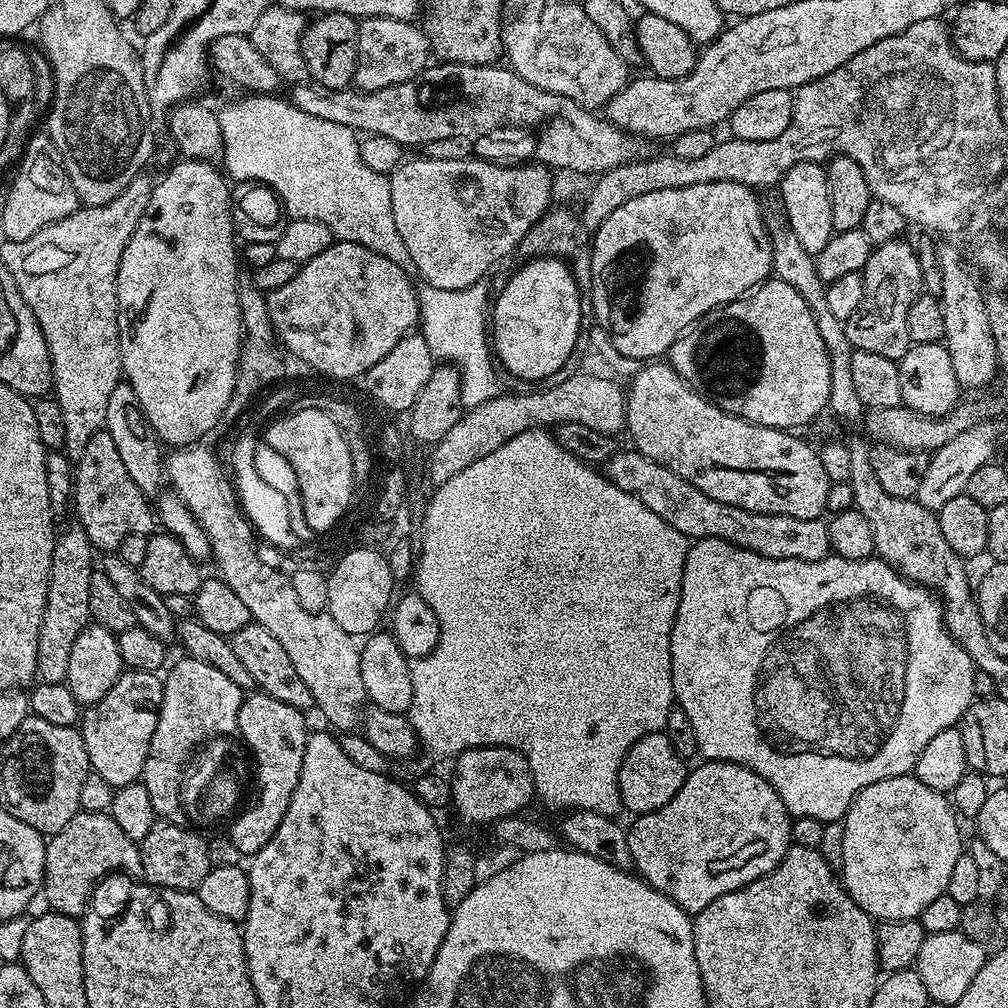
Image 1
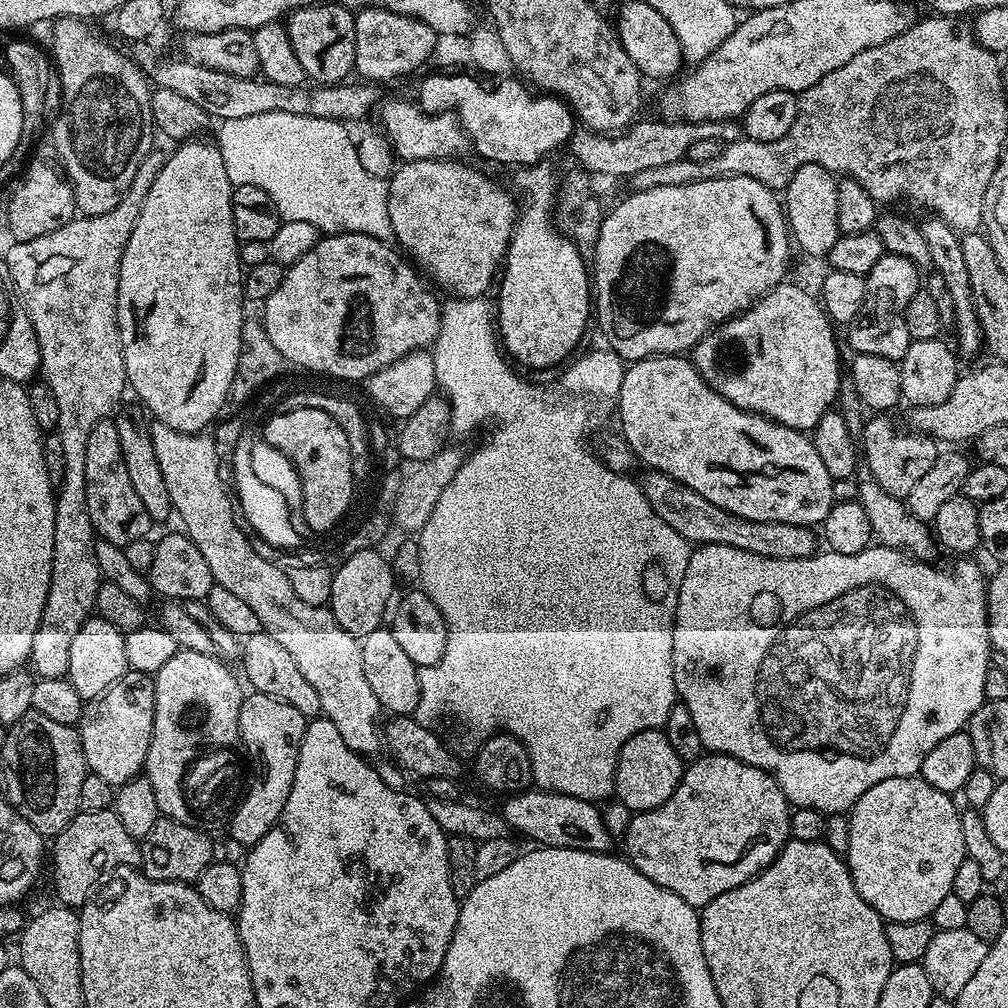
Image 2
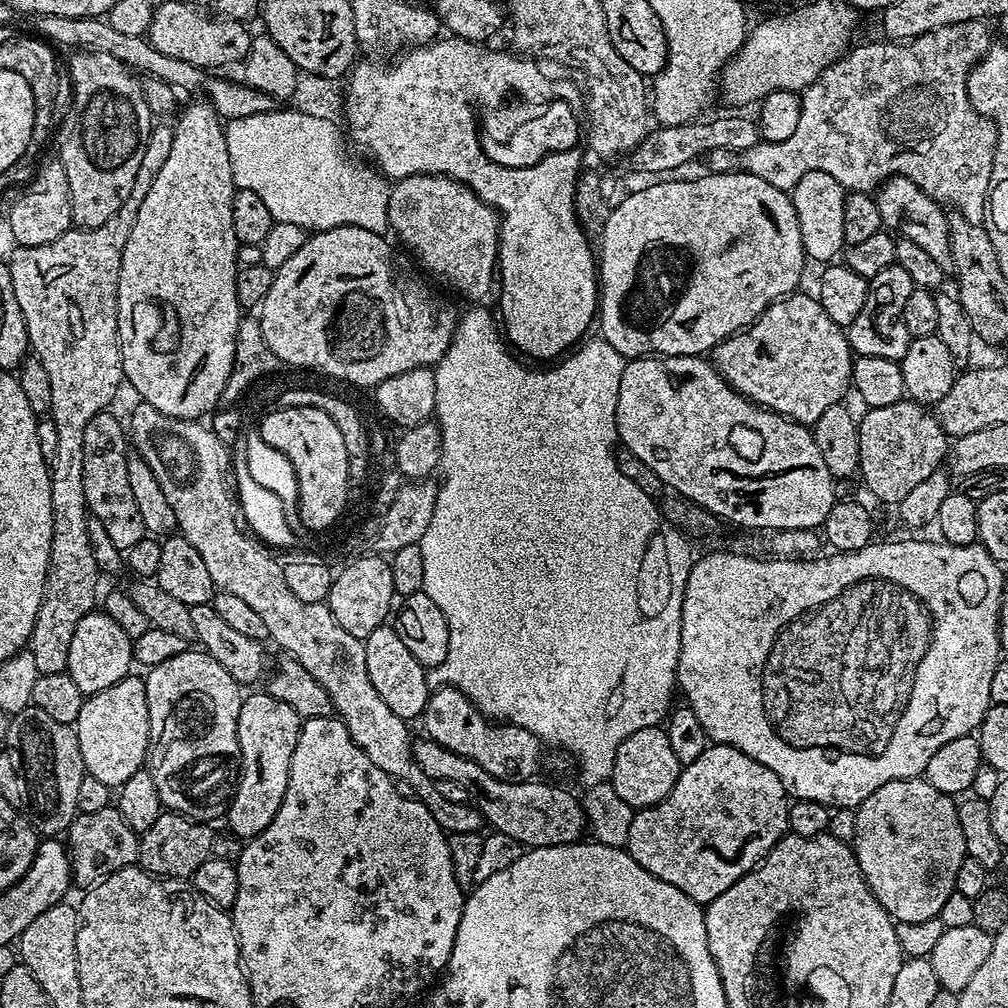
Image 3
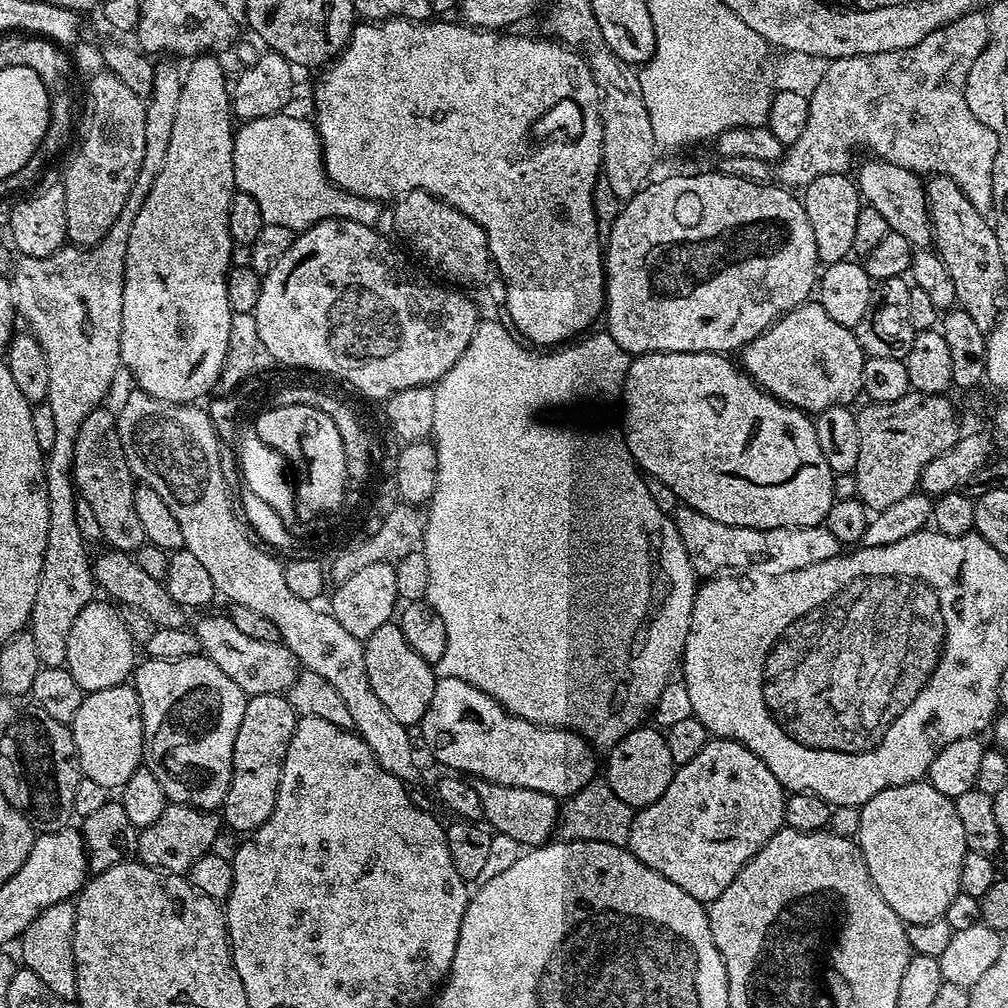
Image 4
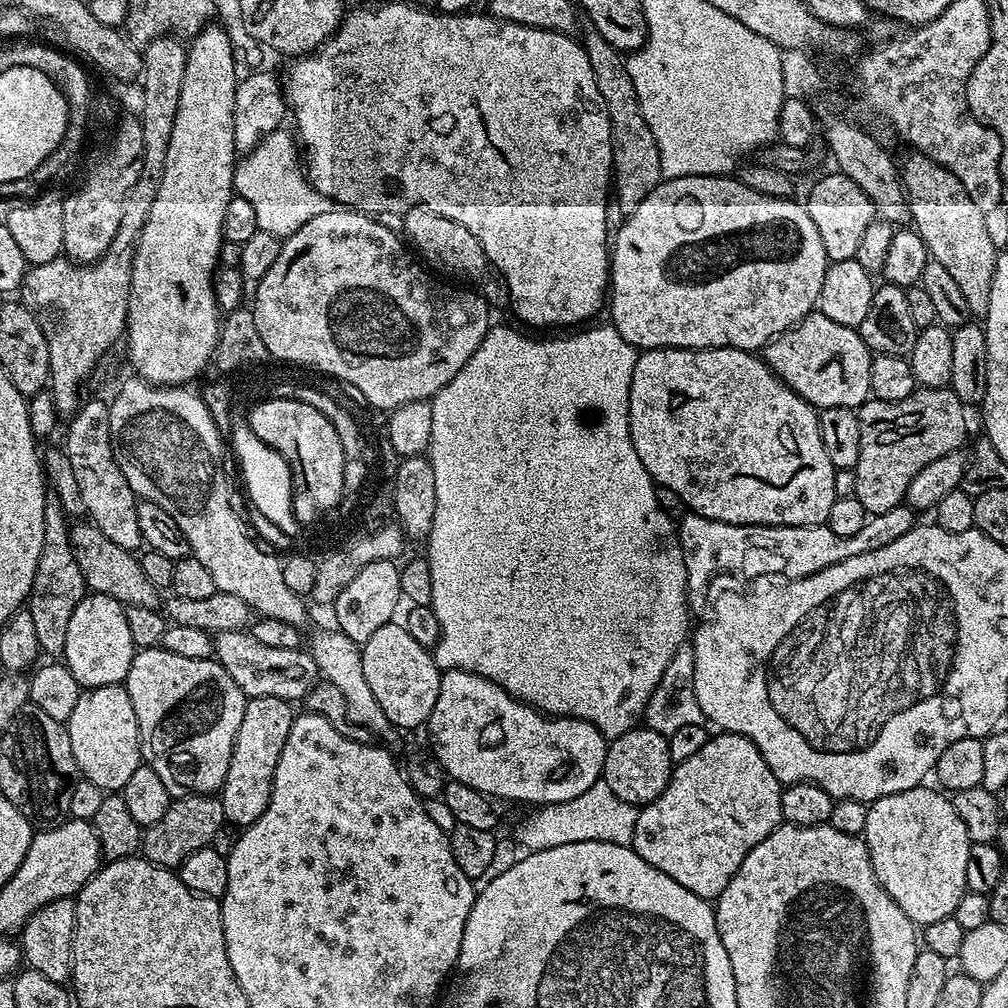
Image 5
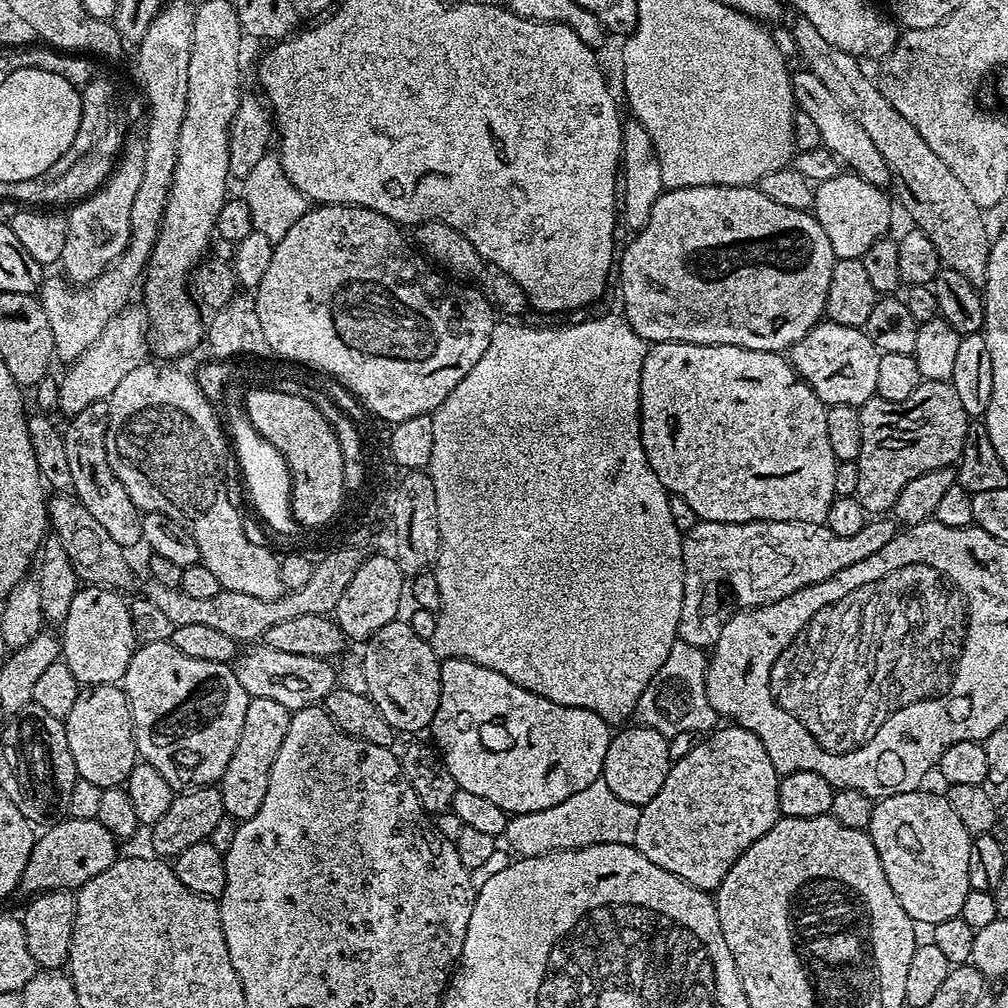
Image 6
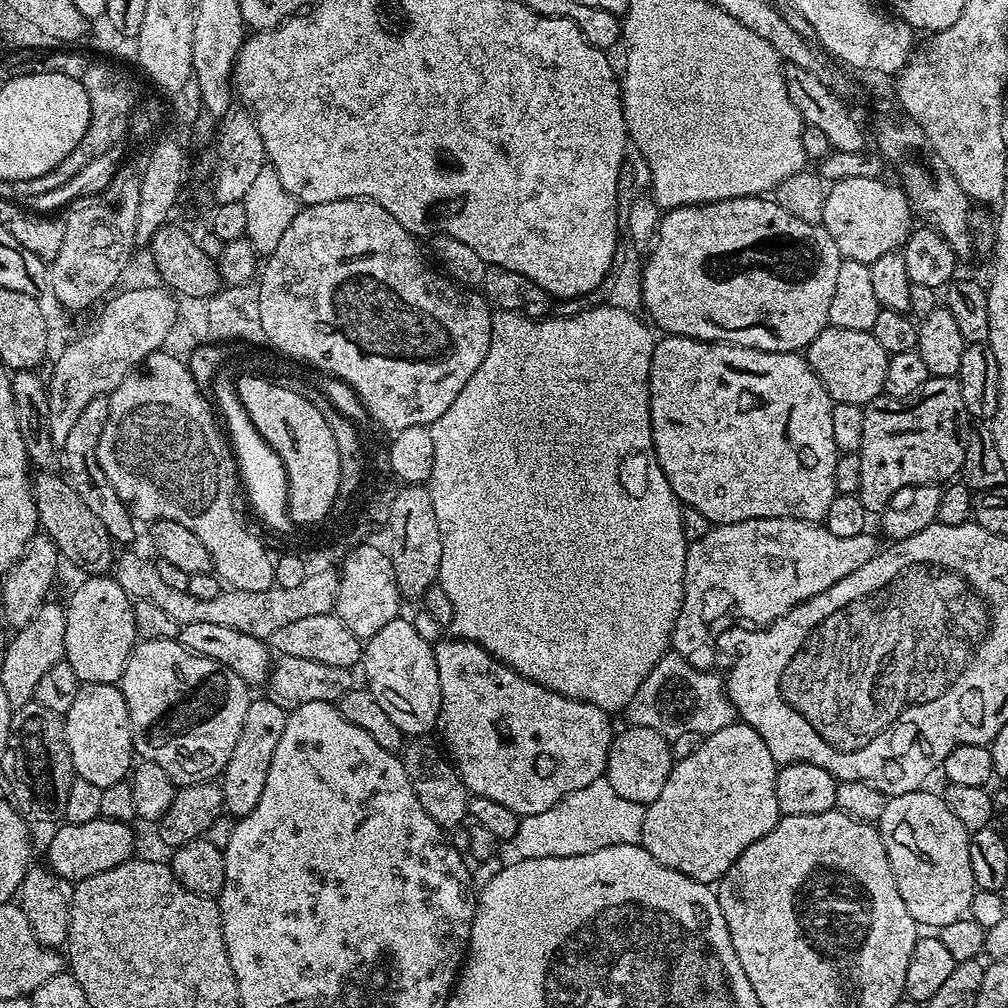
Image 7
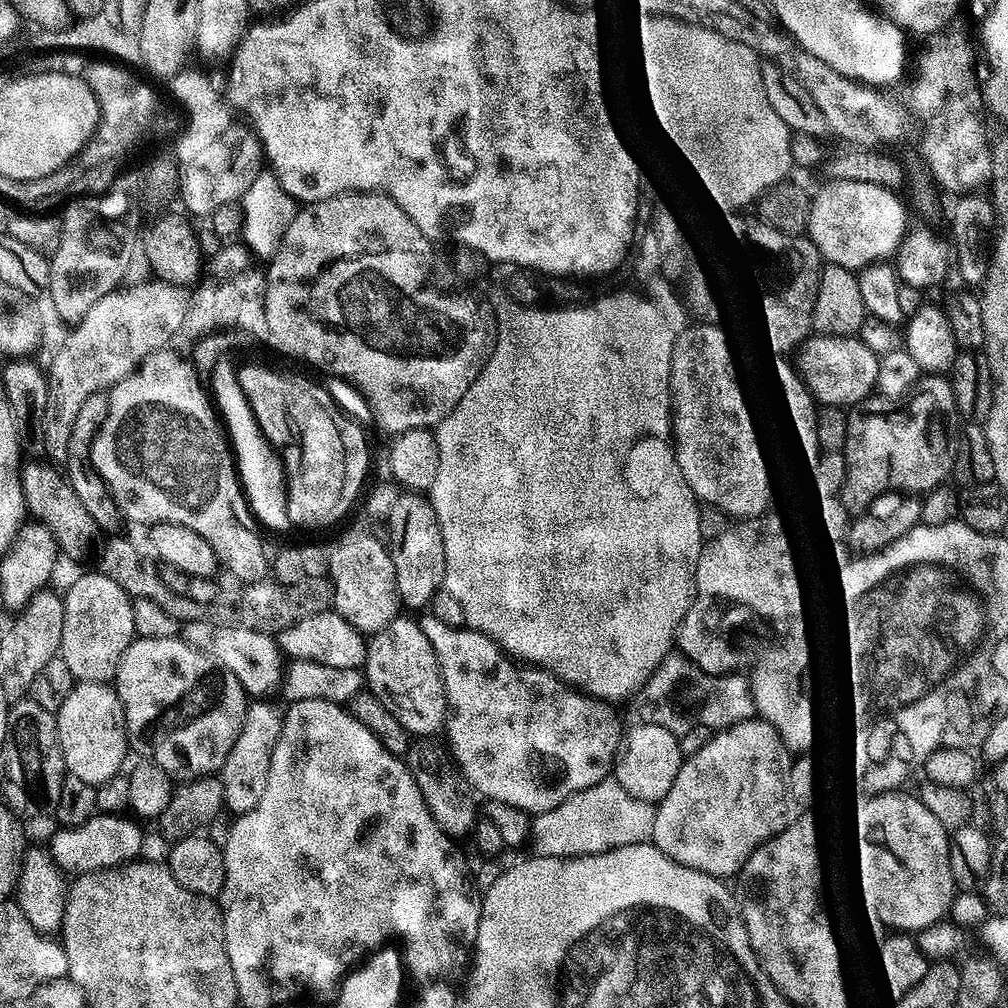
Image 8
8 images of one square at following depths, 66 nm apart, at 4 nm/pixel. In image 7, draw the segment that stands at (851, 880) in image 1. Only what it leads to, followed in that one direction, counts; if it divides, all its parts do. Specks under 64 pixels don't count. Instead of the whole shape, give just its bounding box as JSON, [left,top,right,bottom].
[878,790,978,930]

